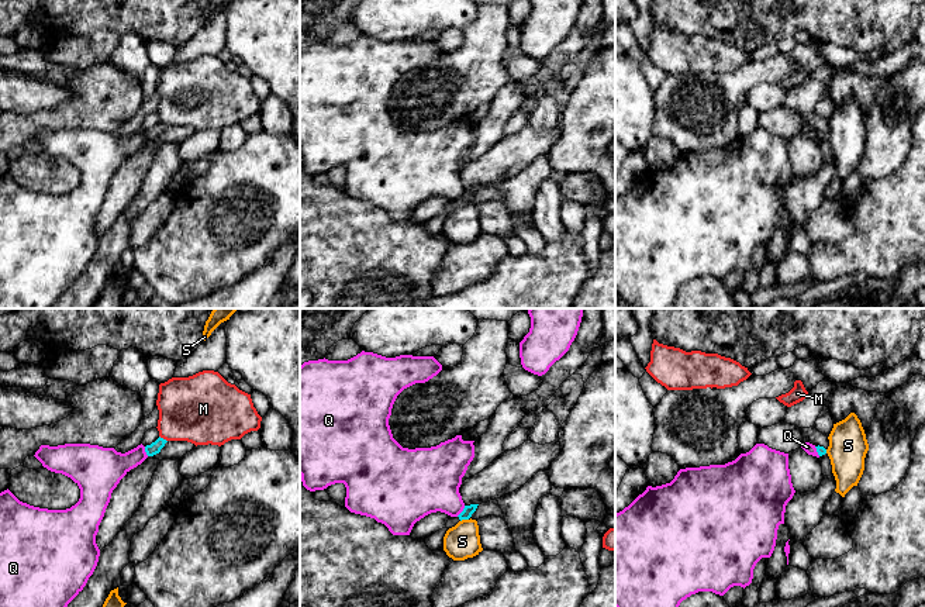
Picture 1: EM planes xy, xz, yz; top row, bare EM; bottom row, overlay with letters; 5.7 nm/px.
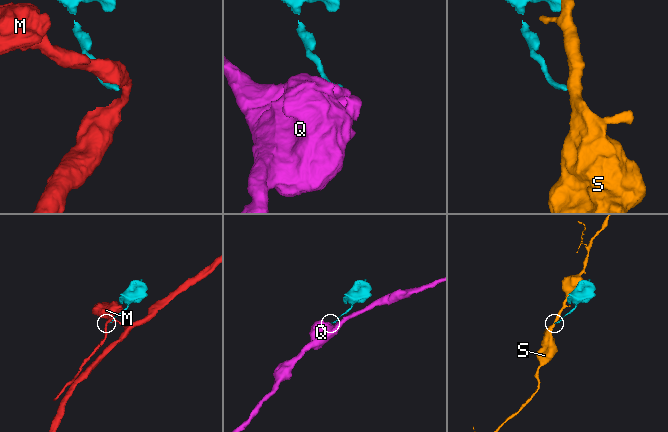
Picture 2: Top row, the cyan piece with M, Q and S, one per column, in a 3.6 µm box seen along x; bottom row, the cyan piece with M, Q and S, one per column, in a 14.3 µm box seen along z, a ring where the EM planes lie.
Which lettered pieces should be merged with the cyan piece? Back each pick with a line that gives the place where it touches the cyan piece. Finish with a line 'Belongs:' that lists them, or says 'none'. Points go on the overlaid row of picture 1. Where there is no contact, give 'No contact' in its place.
Belongs: none

